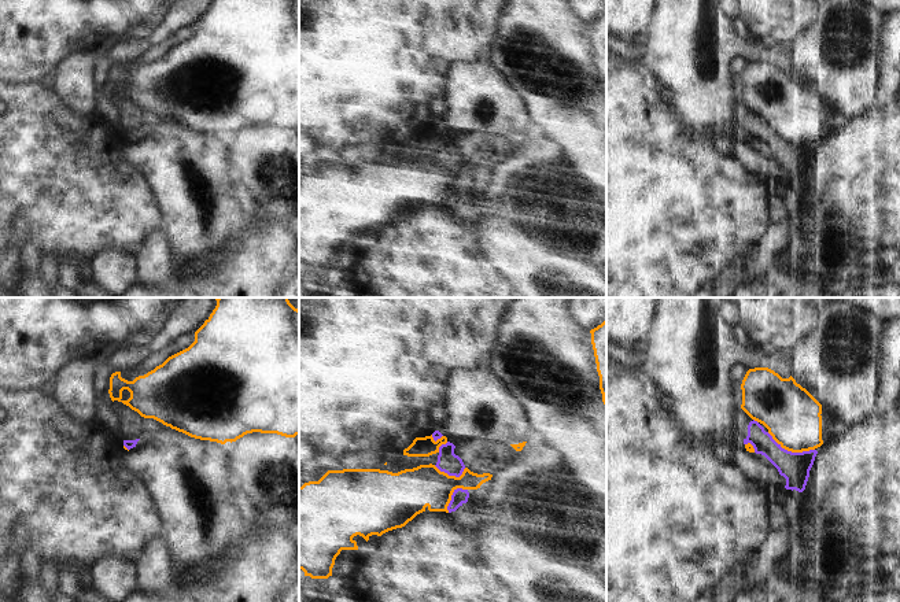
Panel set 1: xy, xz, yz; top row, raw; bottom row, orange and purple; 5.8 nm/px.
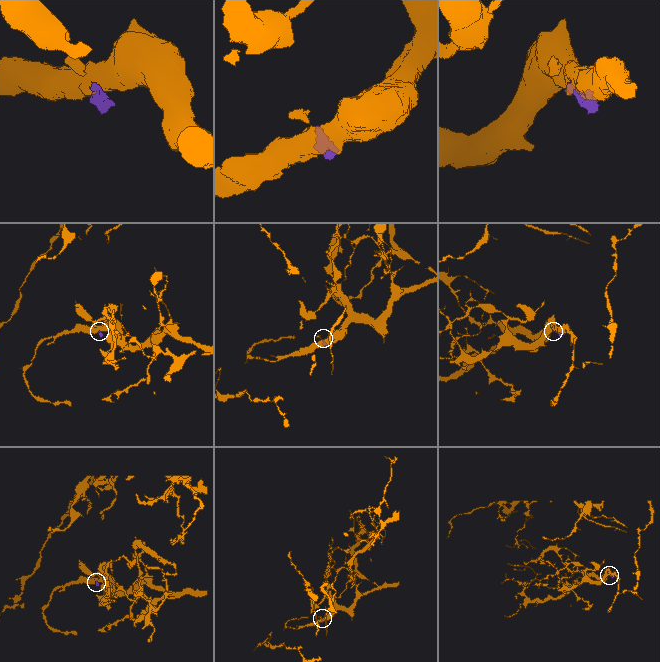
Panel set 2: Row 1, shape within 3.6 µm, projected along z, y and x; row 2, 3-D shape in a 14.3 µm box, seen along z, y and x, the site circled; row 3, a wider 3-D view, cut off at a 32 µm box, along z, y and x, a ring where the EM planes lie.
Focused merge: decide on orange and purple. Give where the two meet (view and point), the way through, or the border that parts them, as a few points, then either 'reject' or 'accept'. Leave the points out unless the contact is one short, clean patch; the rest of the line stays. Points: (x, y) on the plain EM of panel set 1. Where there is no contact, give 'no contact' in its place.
meets orange in yz at (790, 143); border along yz (767, 125), (788, 143), (814, 143); reject

